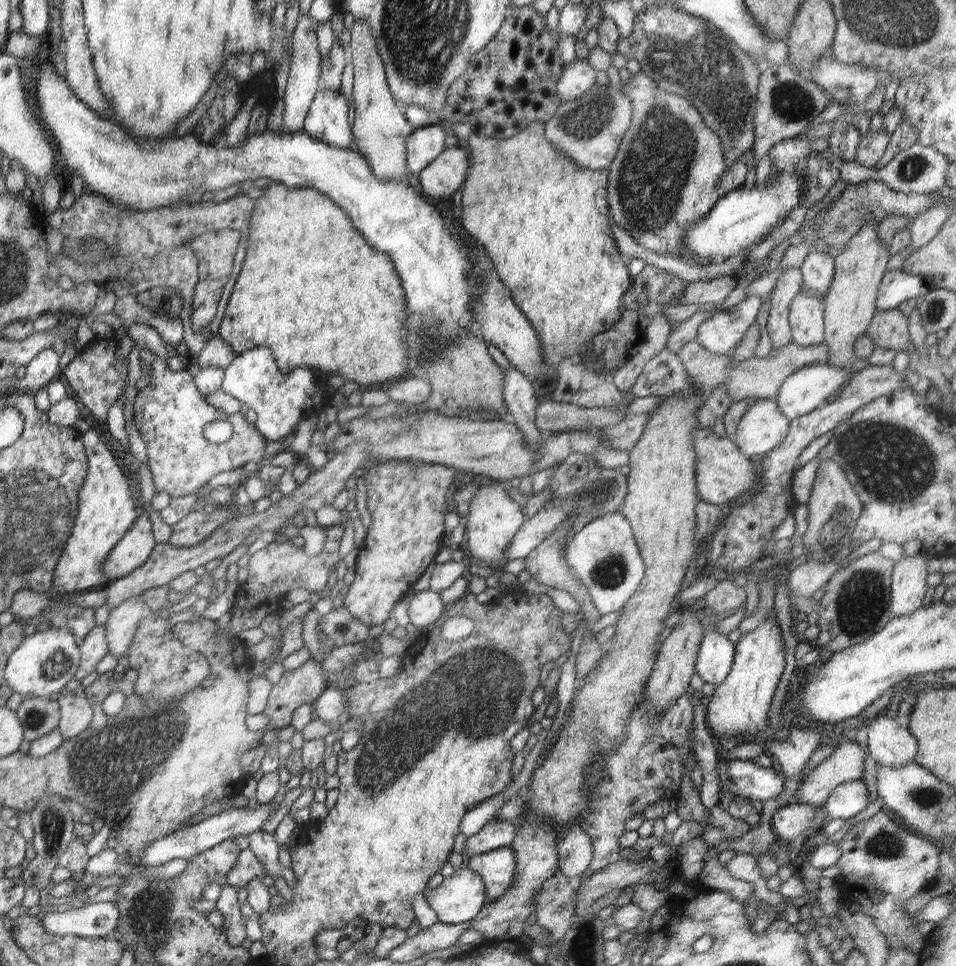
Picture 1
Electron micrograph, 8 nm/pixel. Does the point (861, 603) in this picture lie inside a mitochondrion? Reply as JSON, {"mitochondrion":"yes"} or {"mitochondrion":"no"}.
{"mitochondrion":"yes"}

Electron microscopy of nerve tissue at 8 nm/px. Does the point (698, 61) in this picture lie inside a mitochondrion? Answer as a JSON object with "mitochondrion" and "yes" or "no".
{"mitochondrion":"yes"}

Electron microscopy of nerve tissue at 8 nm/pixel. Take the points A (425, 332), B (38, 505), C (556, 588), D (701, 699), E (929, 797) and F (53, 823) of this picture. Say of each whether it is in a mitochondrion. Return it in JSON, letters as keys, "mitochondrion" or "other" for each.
{"A":"mitochondrion","B":"mitochondrion","C":"other","D":"other","E":"mitochondrion","F":"mitochondrion"}

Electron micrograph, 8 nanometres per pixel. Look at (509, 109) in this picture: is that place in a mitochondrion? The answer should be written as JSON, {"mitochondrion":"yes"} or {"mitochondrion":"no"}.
{"mitochondrion":"no"}

